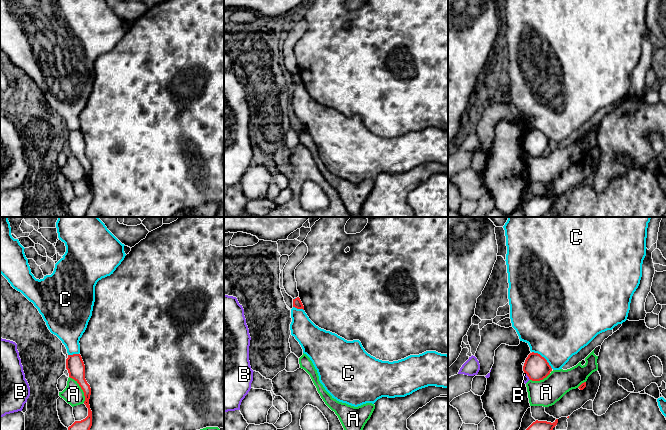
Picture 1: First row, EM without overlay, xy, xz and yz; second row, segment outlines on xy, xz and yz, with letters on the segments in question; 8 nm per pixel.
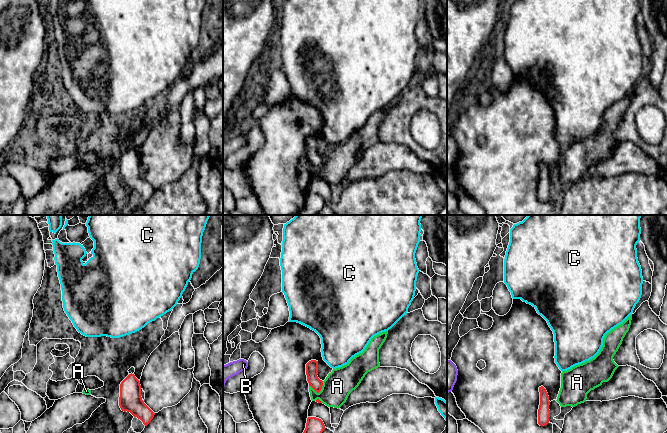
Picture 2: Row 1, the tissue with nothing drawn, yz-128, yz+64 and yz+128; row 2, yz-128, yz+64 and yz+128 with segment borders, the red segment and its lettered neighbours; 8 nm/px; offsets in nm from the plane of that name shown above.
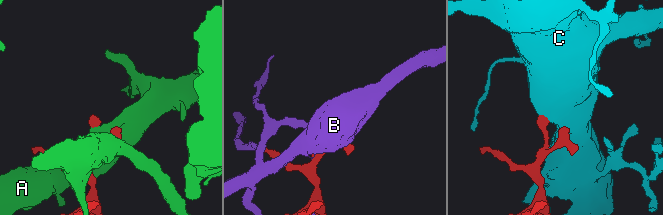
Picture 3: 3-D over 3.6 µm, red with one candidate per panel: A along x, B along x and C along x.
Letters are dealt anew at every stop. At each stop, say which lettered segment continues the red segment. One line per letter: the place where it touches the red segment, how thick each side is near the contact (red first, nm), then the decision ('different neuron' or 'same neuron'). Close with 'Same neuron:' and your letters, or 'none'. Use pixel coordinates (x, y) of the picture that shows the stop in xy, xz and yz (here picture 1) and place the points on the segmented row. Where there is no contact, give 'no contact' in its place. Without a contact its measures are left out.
A: meets red in xy at (81, 388); 140 nm thick on the red side, 160 nm on the other; different neuron
B: meets red in yz at (527, 375); 200 nm thick on the red side, 50 nm on the other; different neuron
C: meets red in yz at (543, 357); 200 nm thick on the red side, 480 nm on the other; different neuron
Same neuron: none

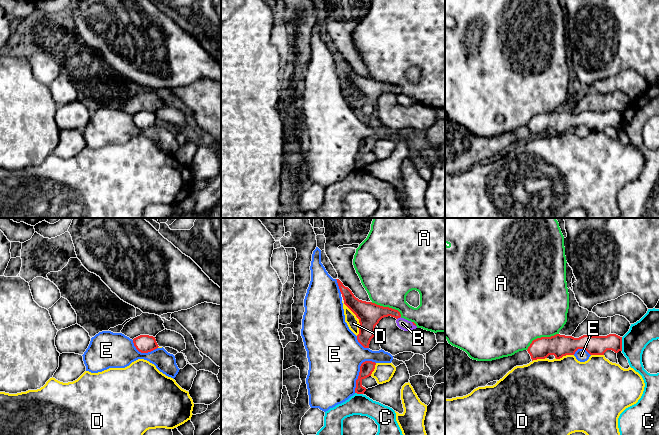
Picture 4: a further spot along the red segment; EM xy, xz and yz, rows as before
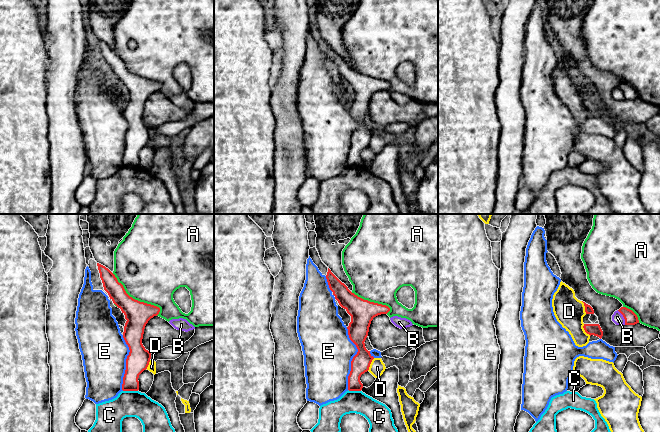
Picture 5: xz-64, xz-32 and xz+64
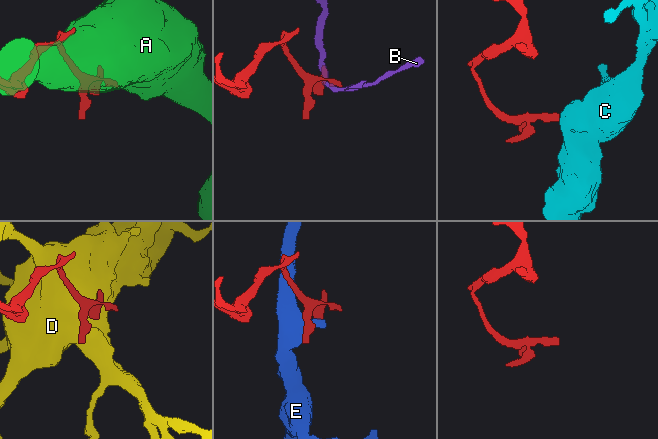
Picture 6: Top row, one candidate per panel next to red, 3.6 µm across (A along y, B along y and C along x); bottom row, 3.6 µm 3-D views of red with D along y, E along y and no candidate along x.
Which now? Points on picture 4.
A: meets red in yz at (541, 337); 180 nm thick on the red side, 500 nm on the other; different neuron
B: meets red in xz at (398, 317); 190 nm thick on the red side, 90 nm on the other; different neuron
C: meets red in yz at (621, 344); 160 nm thick on the red side, 200 nm on the other; different neuron
D: meets red in xz at (358, 318); 190 nm thick on the red side, 100 nm on the other; different neuron
E: meets red in xz at (359, 372); 110 nm thick on the red side, 440 nm on the other; different neuron
Same neuron: none

